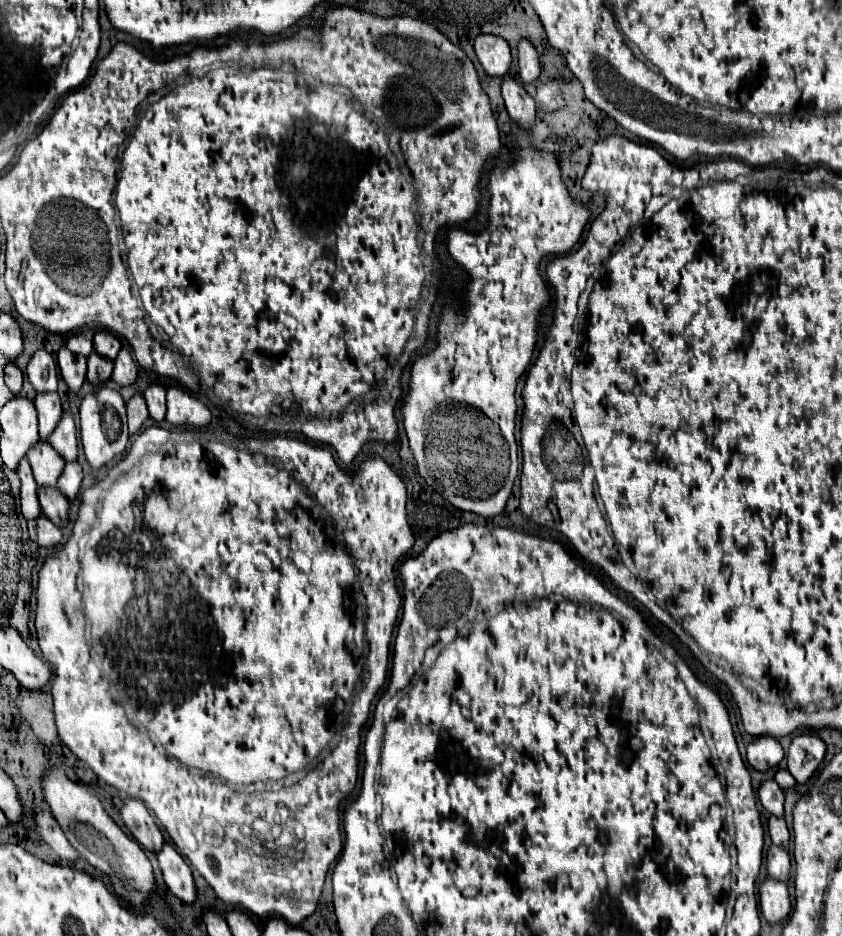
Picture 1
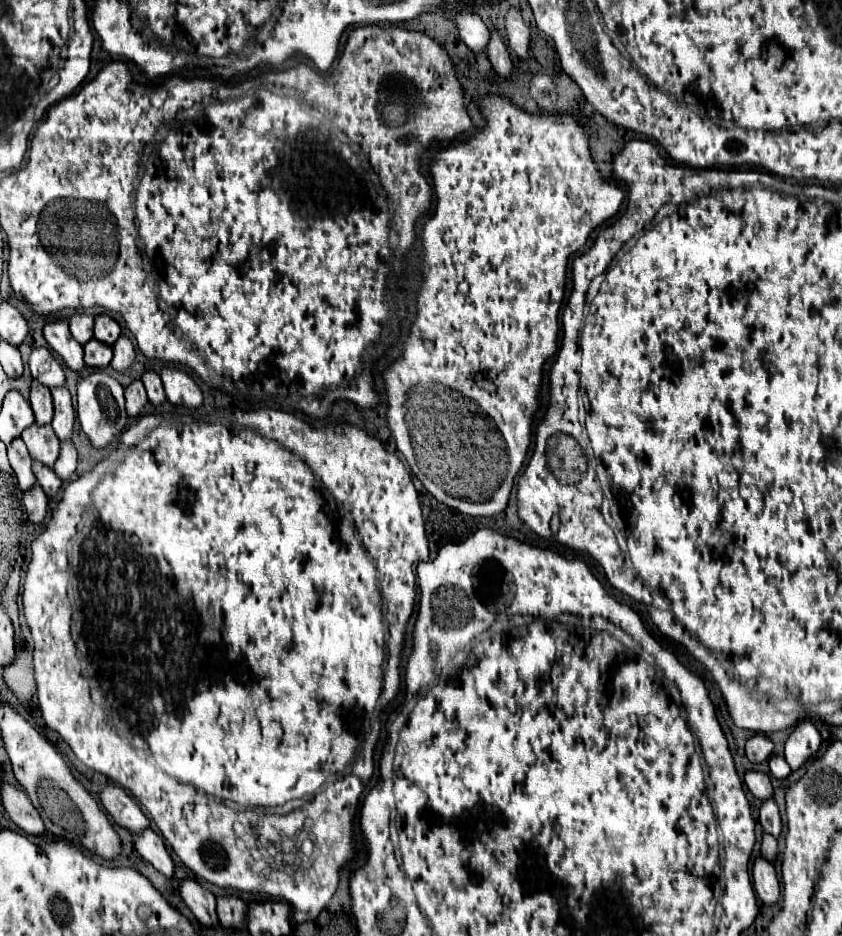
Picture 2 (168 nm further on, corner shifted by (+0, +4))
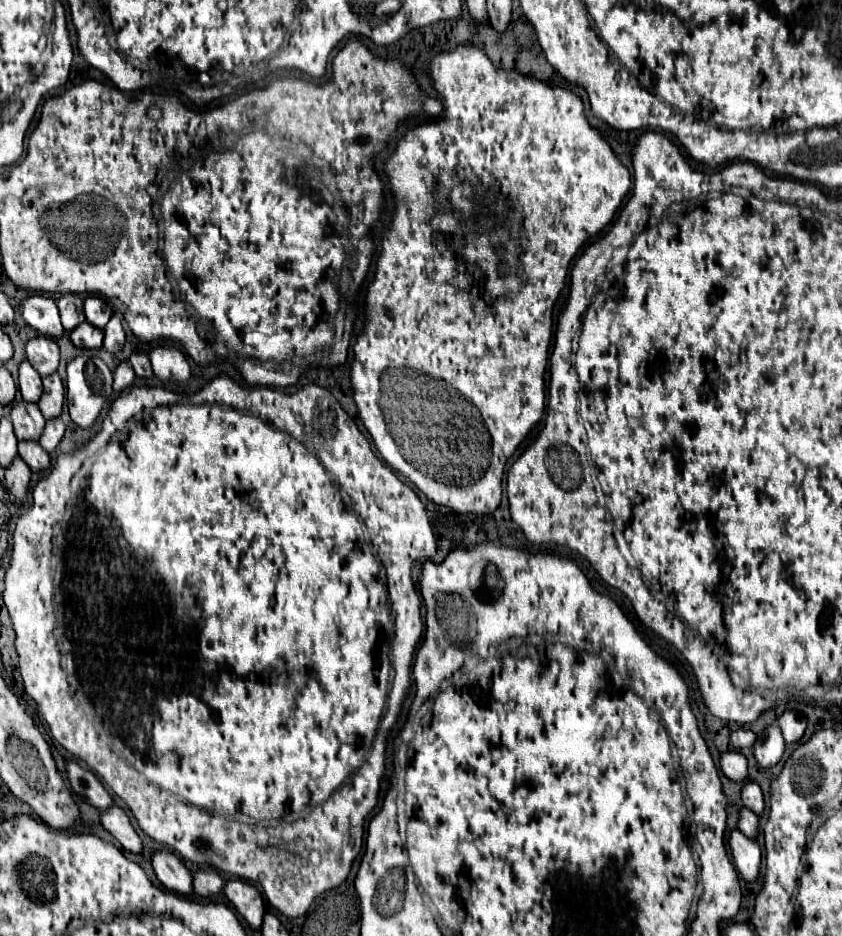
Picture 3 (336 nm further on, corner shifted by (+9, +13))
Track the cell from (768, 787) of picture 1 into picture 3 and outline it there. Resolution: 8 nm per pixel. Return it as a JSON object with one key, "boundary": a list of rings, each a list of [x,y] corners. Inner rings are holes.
{"boundary":[[[736,751],[722,753],[720,755],[720,769],[730,781],[738,781],[738,783],[746,781],[748,765],[746,765],[746,757],[742,753],[736,753]]]}

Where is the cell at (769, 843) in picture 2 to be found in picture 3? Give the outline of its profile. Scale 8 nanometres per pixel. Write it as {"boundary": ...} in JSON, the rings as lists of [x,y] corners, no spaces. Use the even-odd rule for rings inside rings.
{"boundary":[[[740,807],[738,815],[740,815],[740,819],[738,819],[738,829],[740,829],[744,835],[748,835],[750,839],[754,839],[754,837],[756,837],[756,831],[758,831],[758,815],[752,813],[752,811],[746,809],[746,807]]]}

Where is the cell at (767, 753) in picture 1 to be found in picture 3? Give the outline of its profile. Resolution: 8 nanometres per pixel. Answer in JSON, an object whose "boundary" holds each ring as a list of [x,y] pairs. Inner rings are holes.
{"boundary":[[[736,729],[730,737],[730,743],[734,749],[742,749],[742,747],[752,747],[756,741],[756,735],[750,729]]]}

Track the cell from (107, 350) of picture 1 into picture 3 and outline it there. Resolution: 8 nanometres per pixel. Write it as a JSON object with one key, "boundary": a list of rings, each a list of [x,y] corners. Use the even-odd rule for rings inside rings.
{"boundary":[[[88,297],[84,301],[84,315],[86,315],[88,323],[96,325],[98,329],[104,329],[104,325],[112,317],[112,309],[110,309],[110,305],[104,299],[100,299],[100,297]]]}

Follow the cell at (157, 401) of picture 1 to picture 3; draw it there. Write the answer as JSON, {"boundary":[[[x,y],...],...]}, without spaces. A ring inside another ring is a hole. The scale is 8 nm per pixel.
{"boundary":[[[132,353],[132,355],[130,355],[130,363],[132,363],[132,367],[134,367],[134,371],[136,371],[136,375],[138,375],[140,379],[152,377],[150,359],[148,359],[146,353]]]}

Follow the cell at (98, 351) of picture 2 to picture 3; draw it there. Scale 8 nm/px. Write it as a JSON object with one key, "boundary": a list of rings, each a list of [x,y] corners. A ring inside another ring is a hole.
{"boundary":[[[80,323],[70,333],[70,339],[76,347],[82,347],[82,349],[100,349],[102,347],[102,331],[90,323]]]}

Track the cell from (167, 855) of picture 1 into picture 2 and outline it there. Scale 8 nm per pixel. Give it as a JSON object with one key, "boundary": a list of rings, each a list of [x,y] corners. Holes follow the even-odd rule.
{"boundary":[[[145,830],[141,836],[133,836],[137,852],[153,864],[155,870],[159,870],[165,878],[175,876],[175,862],[171,860],[171,854],[163,842],[163,838],[155,830]]]}

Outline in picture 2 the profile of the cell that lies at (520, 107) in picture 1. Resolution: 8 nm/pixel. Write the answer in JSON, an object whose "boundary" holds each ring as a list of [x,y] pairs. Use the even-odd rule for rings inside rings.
{"boundary":[[[491,32],[487,56],[489,56],[489,60],[491,60],[493,70],[495,70],[497,76],[501,76],[503,80],[513,78],[513,62],[511,62],[511,56],[507,52],[507,46],[505,46],[503,38],[497,32]]]}

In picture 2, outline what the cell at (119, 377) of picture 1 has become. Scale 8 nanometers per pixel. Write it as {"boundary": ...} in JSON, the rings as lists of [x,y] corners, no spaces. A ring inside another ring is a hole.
{"boundary":[[[125,334],[119,336],[119,340],[113,344],[113,352],[115,352],[115,356],[111,360],[111,368],[117,372],[125,372],[135,360],[135,348]]]}

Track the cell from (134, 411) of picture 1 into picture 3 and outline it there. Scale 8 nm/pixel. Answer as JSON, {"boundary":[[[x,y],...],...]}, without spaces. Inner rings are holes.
{"boundary":[[[122,361],[122,363],[116,367],[116,371],[114,371],[114,391],[122,393],[124,389],[132,387],[134,377],[136,377],[136,375],[134,375],[132,365],[130,365],[128,361]]]}

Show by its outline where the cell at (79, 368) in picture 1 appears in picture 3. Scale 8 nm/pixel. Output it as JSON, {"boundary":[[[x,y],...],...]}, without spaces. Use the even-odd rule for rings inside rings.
{"boundary":[[[32,295],[22,301],[20,311],[22,311],[24,321],[40,335],[60,337],[64,333],[62,323],[60,323],[60,313],[58,313],[54,299],[48,299],[42,295]]]}

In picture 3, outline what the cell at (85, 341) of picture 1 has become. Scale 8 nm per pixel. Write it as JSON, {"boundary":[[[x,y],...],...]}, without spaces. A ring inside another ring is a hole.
{"boundary":[[[62,295],[58,301],[62,327],[66,333],[70,333],[80,321],[84,321],[84,309],[82,309],[82,297],[78,295]]]}

